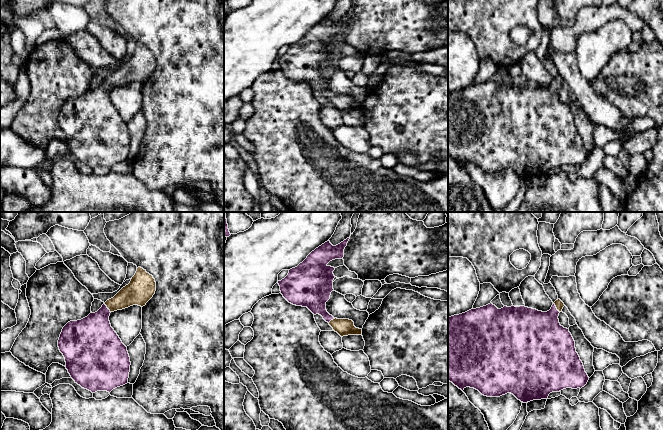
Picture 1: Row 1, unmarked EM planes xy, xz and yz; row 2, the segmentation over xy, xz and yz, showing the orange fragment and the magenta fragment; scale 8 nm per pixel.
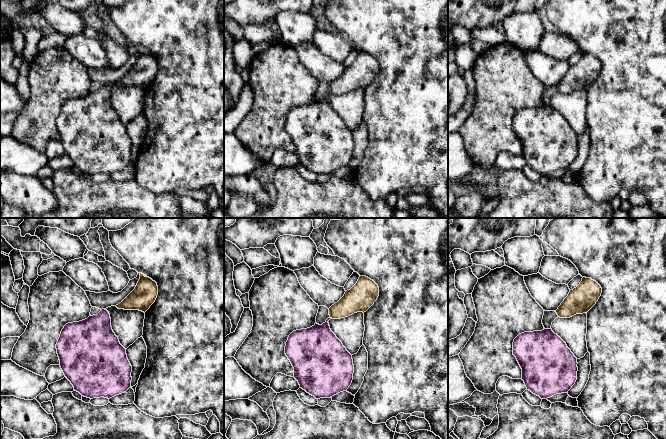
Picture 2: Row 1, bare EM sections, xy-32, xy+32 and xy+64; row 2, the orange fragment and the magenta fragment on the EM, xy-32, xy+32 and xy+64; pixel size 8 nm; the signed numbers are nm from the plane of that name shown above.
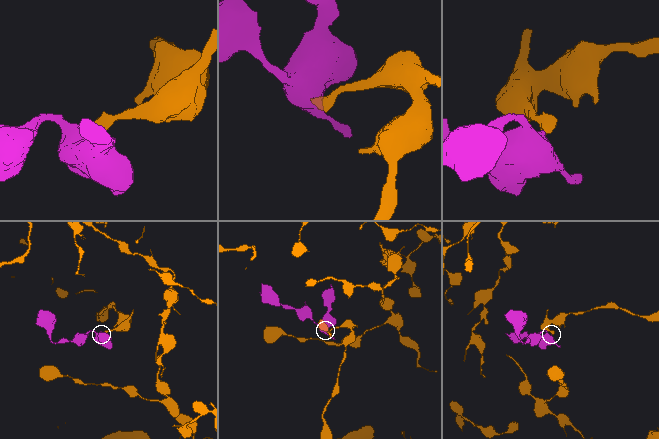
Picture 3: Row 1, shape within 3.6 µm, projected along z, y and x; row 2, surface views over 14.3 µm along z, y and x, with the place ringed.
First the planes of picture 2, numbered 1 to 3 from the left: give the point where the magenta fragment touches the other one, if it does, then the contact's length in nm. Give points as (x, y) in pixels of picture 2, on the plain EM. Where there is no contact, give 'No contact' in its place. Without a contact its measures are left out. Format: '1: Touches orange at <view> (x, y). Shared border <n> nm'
1: No contact
2: No contact
3: No contact

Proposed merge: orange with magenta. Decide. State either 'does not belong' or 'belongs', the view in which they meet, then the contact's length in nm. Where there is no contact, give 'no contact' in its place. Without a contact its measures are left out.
belongs | yz | 90 nm

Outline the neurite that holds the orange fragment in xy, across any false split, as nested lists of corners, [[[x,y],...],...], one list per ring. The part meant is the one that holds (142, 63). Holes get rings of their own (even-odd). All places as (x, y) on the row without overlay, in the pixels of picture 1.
[[[138,43],[130,59],[97,88],[63,103],[58,123],[75,159],[92,169],[110,169],[128,159],[130,133],[127,123],[111,103],[109,92],[133,81],[145,82],[155,67],[153,52]]]

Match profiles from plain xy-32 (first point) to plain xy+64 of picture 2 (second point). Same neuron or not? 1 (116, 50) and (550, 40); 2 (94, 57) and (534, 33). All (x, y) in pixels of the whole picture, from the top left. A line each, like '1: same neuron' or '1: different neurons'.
1: same neuron
2: different neurons

